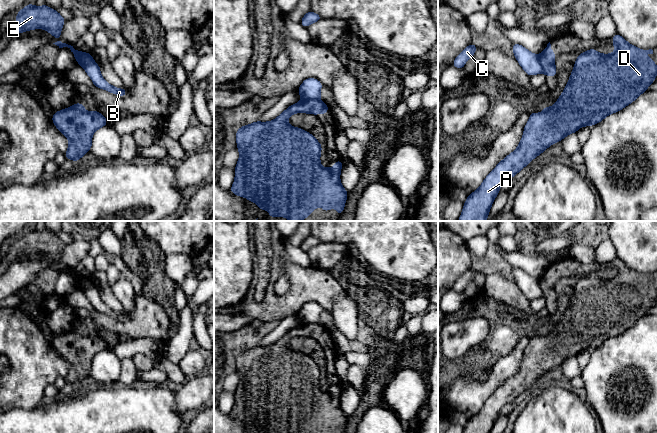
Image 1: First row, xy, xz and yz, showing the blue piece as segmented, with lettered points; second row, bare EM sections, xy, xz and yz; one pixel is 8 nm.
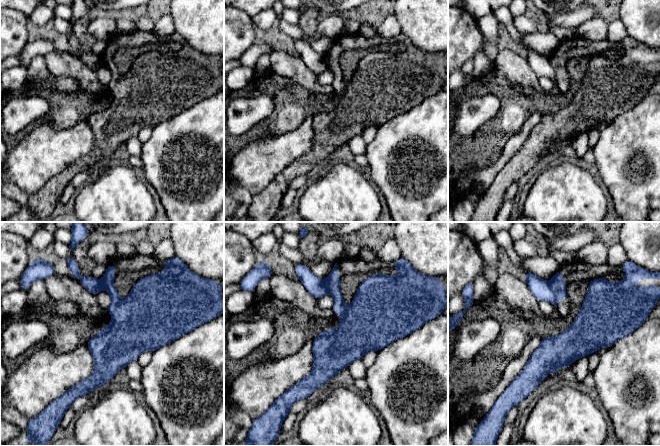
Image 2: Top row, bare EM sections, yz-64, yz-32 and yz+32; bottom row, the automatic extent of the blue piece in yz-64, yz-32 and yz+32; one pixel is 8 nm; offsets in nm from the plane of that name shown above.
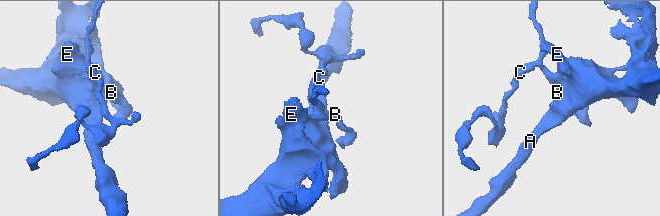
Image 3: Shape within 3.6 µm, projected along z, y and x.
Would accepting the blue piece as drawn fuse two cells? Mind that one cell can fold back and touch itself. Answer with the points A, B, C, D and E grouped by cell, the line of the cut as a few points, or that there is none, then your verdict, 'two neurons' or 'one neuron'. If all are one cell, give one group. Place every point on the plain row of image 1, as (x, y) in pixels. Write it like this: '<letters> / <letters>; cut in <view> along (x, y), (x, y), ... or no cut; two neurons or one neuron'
A D E / B C; cut in xz along (302, 323), (320, 325); two neurons

